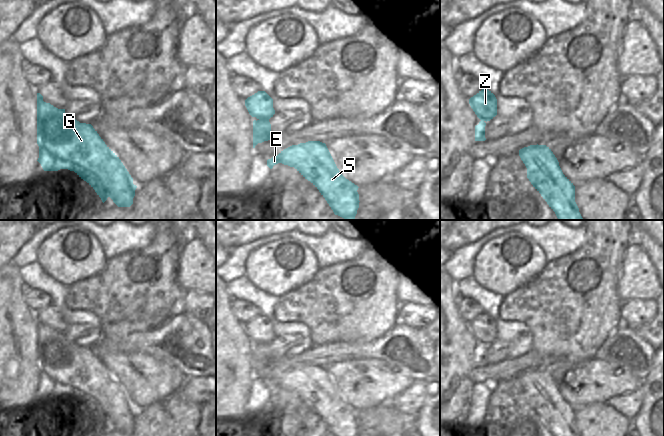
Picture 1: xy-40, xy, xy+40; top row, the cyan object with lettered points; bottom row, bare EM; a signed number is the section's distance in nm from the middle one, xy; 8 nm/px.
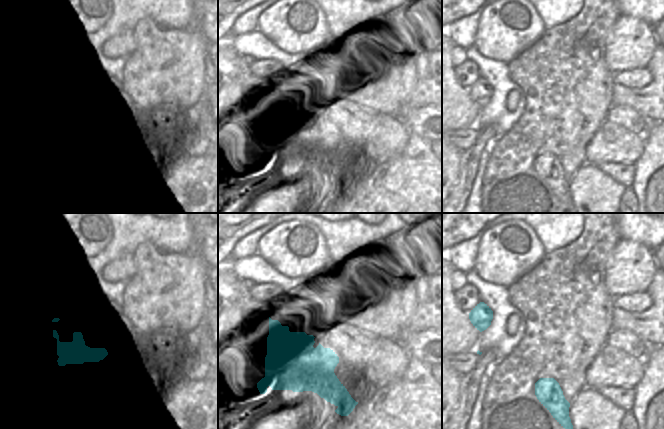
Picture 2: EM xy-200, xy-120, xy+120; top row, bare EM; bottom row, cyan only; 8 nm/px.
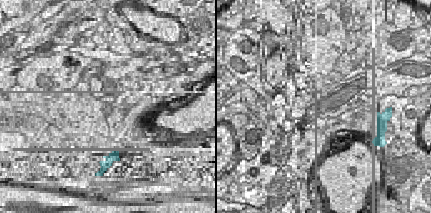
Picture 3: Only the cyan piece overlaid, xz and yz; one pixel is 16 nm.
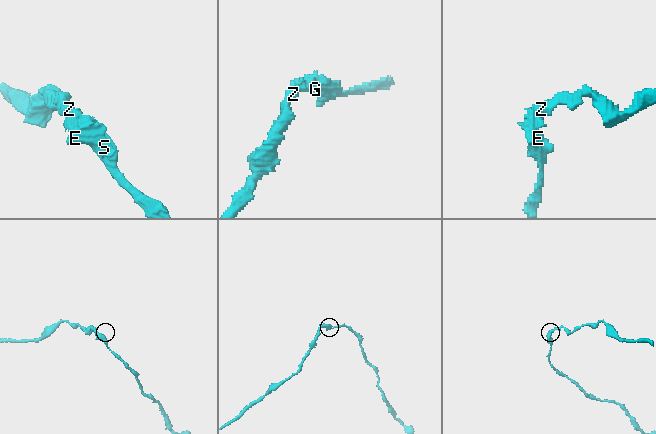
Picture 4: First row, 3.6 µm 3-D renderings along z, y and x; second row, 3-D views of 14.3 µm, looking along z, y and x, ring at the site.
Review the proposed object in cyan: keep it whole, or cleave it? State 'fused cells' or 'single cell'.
fused cells

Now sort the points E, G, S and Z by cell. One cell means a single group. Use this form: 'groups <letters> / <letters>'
groups E G S / Z

